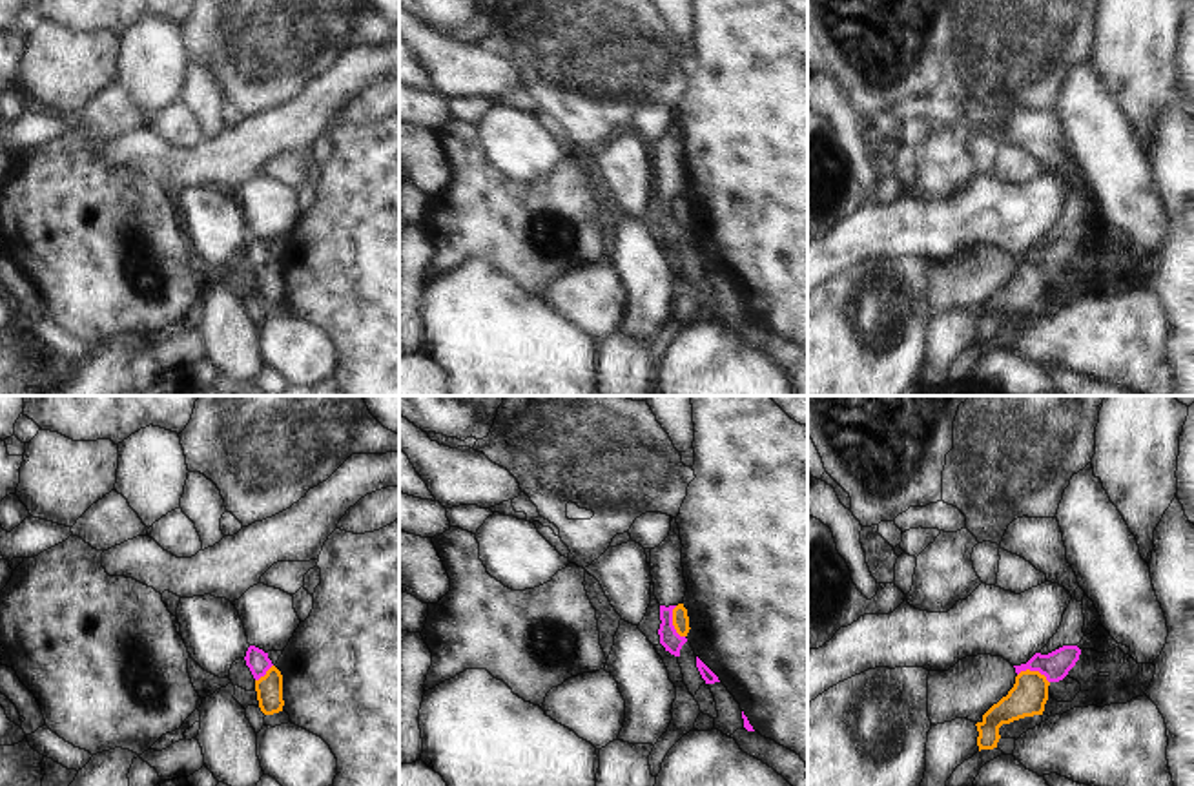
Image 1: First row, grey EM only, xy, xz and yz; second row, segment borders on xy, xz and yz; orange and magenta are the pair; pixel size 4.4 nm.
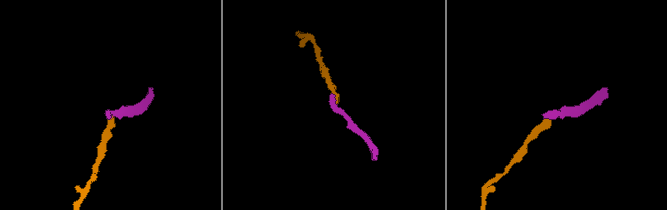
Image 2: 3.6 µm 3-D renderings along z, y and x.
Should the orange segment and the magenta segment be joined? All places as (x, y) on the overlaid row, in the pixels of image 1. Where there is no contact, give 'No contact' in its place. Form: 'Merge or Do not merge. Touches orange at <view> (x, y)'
Do not merge. Touches orange at xz (673, 622).

